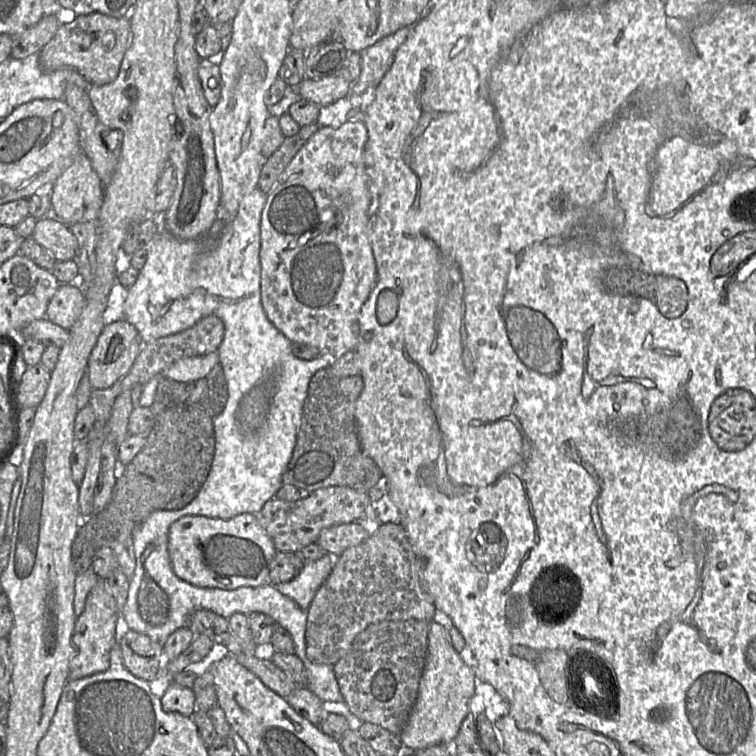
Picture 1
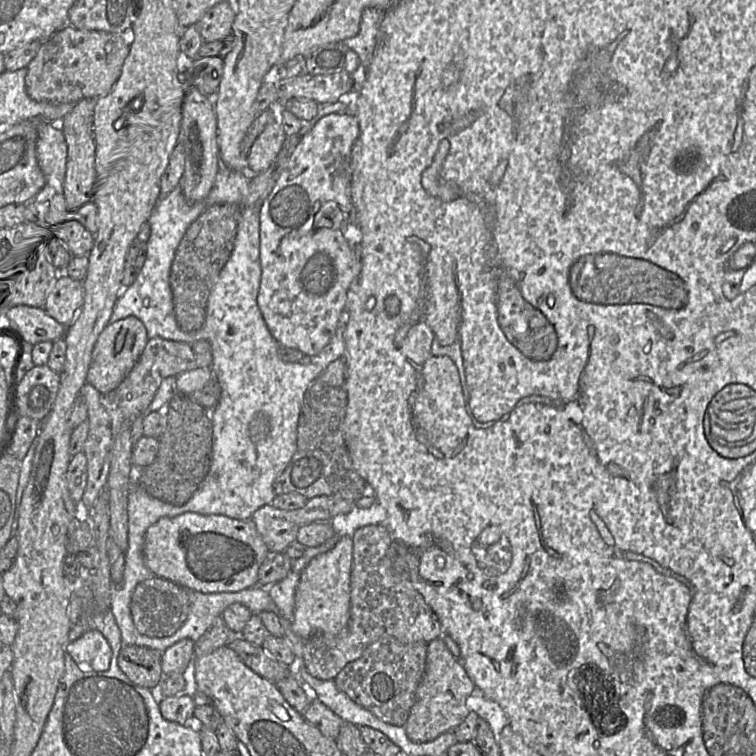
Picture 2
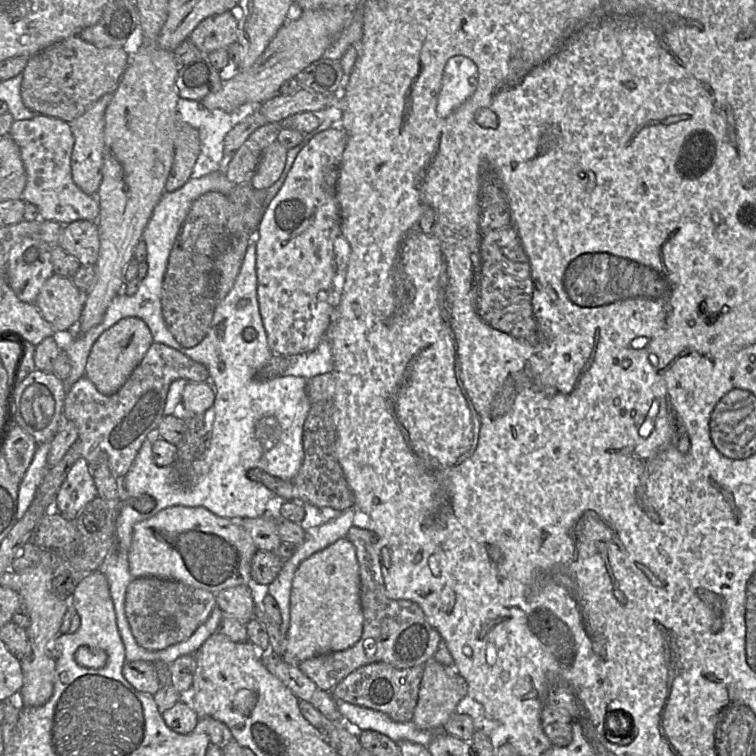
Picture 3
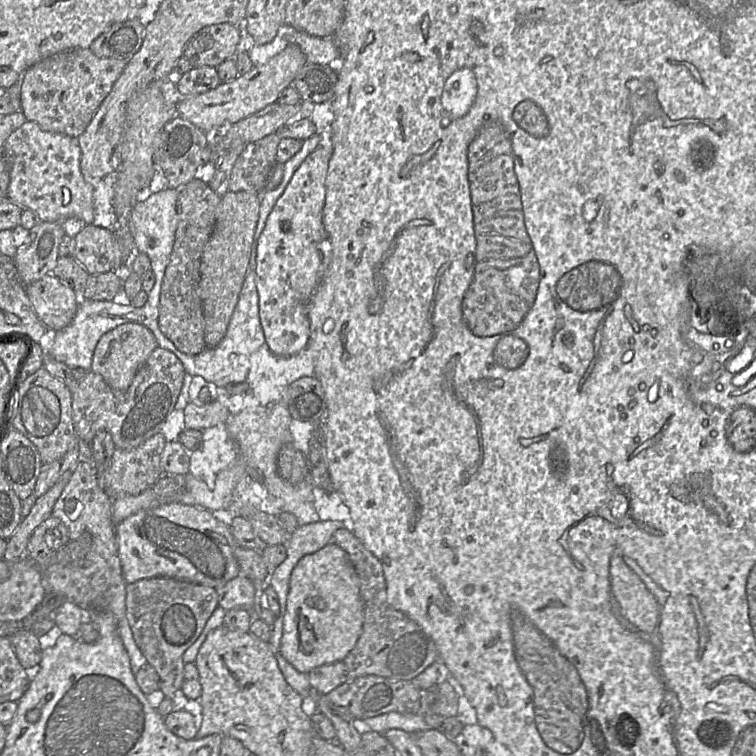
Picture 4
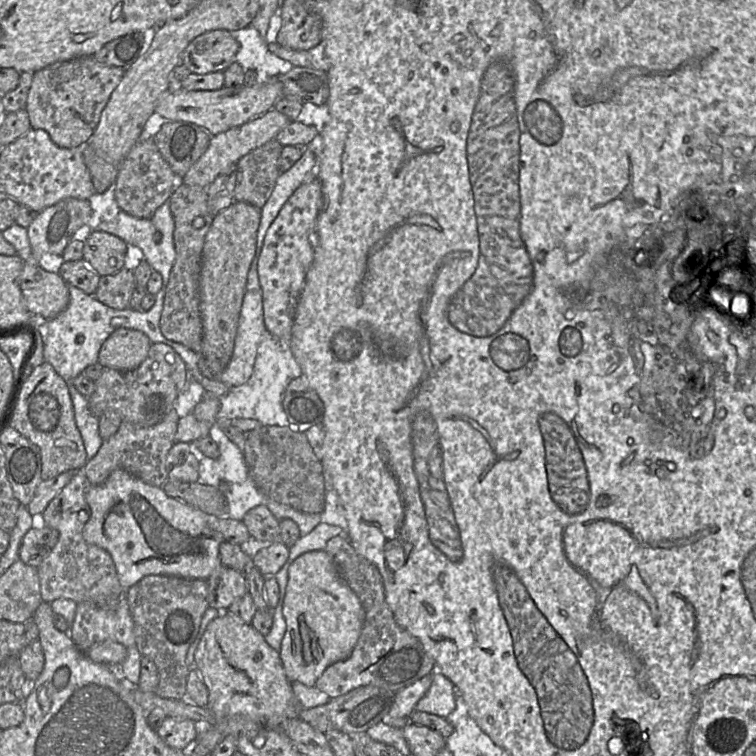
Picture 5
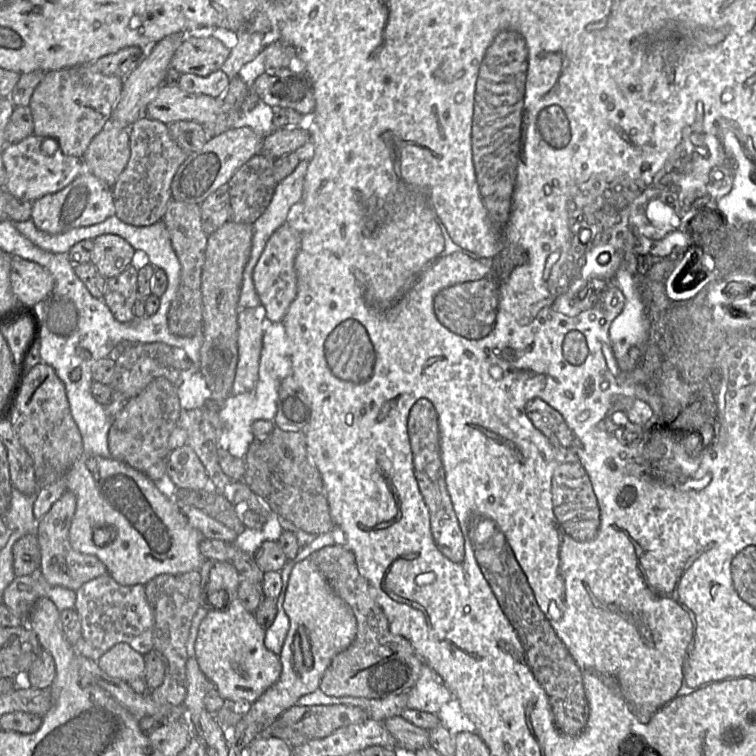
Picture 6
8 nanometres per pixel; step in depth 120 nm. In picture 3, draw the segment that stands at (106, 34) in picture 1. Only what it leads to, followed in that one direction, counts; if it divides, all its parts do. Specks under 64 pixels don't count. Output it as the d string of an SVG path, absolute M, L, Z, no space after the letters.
M80 35L67 37L30 56L23 70L22 101L39 115L70 123L100 97L115 91L129 61L130 55L122 47L96 46Z

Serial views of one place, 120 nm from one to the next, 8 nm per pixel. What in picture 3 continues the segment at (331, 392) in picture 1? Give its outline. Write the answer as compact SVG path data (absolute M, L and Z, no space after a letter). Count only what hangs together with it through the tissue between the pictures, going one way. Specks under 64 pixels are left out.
M318 402L310 405L303 426L302 439L304 458L294 478L282 480L259 468L250 470L249 478L263 484L275 495L283 497L287 501L299 501L318 508L331 508L338 512L352 508L355 505L354 493L348 485L343 469L335 455L336 429L331 402Z

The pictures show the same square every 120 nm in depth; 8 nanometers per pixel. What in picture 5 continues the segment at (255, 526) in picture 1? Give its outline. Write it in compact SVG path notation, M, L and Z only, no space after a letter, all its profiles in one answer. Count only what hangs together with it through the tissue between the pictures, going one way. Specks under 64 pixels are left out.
M115 470L104 483L88 485L85 493L90 519L83 528L83 538L89 544L106 550L112 557L119 582L127 590L148 575L168 575L184 579L207 580L223 566L219 546L223 536L208 524L208 514L180 500L169 497L162 487L151 486L125 470Z

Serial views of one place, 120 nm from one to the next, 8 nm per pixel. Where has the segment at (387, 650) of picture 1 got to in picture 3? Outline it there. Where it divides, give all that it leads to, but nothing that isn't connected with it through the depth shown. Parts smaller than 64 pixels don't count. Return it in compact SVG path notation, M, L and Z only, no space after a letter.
M383 662L371 663L350 673L331 693L334 699L385 713L396 722L409 722L418 701L422 676L423 665L399 669Z

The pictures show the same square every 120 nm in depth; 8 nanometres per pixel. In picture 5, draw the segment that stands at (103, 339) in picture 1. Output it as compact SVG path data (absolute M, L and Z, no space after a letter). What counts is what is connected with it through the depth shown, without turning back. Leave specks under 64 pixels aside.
M118 328L102 344L98 363L104 368L132 371L147 358L151 345L143 332Z

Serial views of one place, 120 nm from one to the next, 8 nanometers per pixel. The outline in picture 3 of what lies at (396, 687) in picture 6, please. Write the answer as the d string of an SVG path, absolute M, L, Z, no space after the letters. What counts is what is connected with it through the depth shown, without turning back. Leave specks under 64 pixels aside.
M357 526L349 528L345 536L355 547L359 566L360 597L363 613L363 630L360 639L346 650L330 652L312 657L298 663L299 669L323 691L332 691L346 676L356 669L371 663L383 662L399 669L424 665L434 657L441 642L438 631L427 621L422 609L414 602L404 599L391 599L386 595L385 583L382 576L378 556L377 536L371 529Z

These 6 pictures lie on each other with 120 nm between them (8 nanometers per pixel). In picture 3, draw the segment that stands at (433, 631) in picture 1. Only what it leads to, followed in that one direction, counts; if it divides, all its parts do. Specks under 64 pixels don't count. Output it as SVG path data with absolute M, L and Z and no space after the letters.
M429 659L423 665L412 722L421 730L443 728L466 694L466 683L455 671Z

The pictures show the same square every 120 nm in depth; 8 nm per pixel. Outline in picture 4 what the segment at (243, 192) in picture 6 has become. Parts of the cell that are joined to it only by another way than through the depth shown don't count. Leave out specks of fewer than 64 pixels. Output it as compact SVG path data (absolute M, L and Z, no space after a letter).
M272 133L247 144L237 158L229 178L229 191L262 194L277 162L280 138Z

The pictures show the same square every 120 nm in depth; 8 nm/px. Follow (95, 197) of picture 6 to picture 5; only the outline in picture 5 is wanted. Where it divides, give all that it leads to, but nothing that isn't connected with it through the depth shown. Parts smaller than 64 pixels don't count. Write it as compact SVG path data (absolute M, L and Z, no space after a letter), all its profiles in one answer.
M66 198L38 213L27 227L33 261L38 263L44 254L62 255L75 232L89 223L92 209L88 200Z

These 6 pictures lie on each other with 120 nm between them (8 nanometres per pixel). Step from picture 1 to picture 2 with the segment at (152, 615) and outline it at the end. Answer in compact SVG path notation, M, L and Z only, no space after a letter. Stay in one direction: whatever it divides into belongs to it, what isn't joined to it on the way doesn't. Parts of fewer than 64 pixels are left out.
M154 577L139 583L130 604L137 631L151 638L173 635L185 622L189 612L188 589L170 580Z

